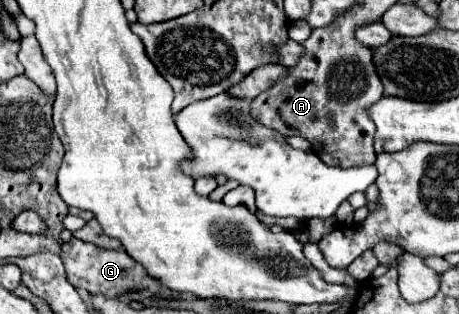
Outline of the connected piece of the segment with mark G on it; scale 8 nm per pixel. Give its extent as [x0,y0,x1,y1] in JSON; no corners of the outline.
[60,239,162,297]

